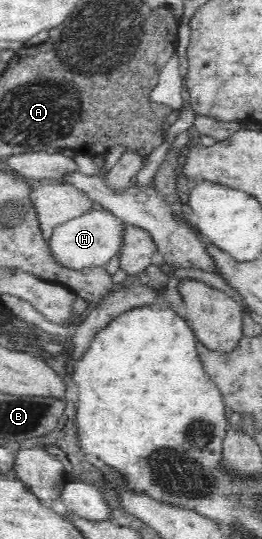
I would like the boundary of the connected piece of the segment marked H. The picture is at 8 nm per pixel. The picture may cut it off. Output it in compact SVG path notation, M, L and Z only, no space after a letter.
M91 207L83 214L58 224L52 232L48 245L55 259L69 268L105 267L121 249L125 238L125 226L126 222L117 215Z

